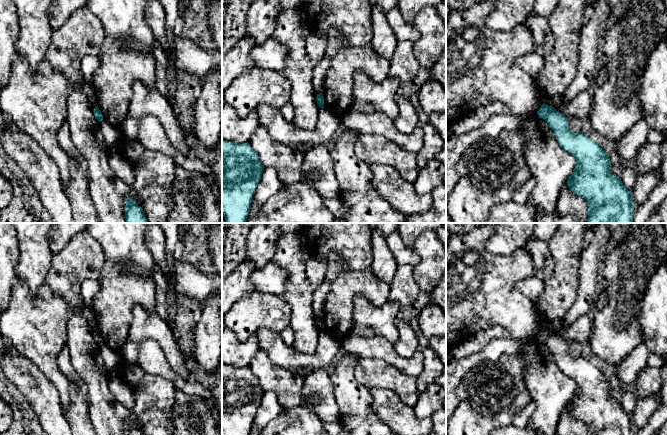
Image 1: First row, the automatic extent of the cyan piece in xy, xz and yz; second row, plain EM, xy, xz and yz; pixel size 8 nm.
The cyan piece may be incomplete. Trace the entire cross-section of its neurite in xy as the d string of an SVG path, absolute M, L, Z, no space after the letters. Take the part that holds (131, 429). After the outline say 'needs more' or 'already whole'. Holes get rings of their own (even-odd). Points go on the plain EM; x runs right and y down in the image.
M126 422L125 435L143 435L143 433L135 425L130 422Z; already whole

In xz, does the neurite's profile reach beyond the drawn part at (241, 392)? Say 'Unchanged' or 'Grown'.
Unchanged

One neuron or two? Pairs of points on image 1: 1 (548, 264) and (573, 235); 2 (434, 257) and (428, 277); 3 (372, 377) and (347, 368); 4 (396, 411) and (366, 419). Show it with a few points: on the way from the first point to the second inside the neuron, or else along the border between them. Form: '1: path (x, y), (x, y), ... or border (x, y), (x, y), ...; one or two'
1: border (547, 243), (554, 262), (554, 271), (543, 279); two
2: path (433, 262), (428, 272); one
3: border (360, 358), (354, 370), (354, 378), (368, 388); two
4: border (371, 393), (371, 409), (386, 424); two

